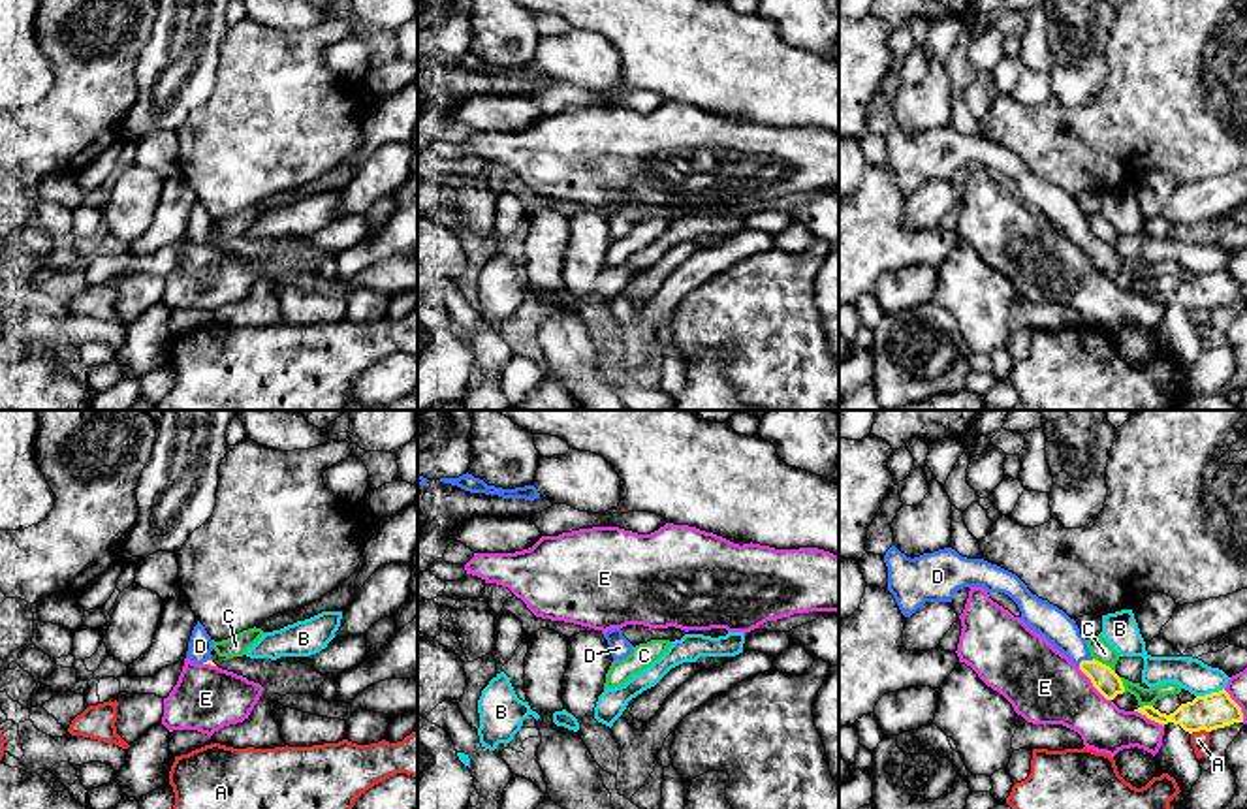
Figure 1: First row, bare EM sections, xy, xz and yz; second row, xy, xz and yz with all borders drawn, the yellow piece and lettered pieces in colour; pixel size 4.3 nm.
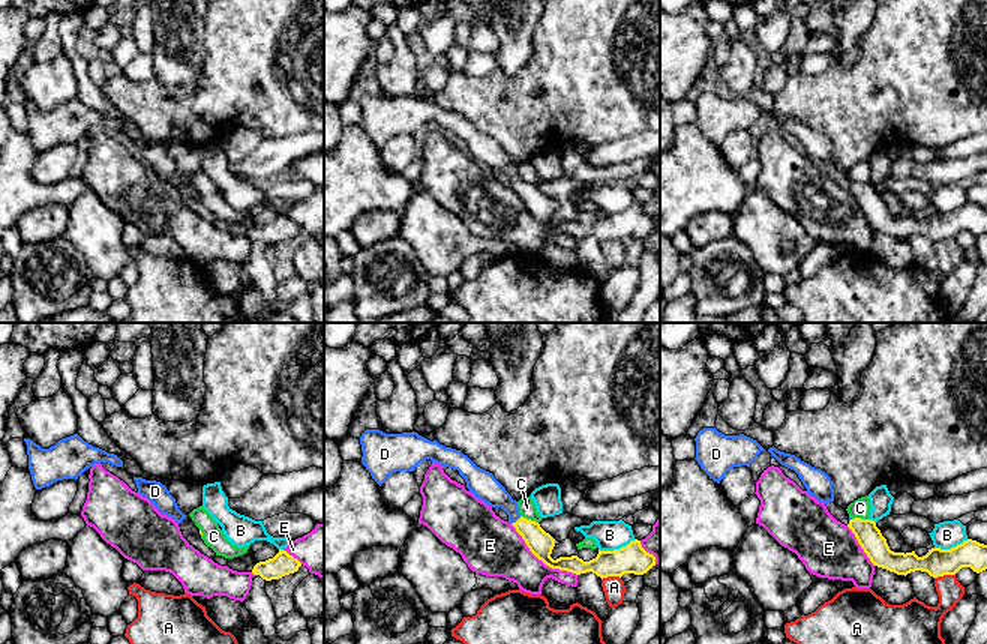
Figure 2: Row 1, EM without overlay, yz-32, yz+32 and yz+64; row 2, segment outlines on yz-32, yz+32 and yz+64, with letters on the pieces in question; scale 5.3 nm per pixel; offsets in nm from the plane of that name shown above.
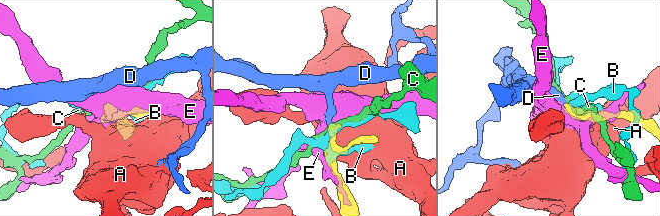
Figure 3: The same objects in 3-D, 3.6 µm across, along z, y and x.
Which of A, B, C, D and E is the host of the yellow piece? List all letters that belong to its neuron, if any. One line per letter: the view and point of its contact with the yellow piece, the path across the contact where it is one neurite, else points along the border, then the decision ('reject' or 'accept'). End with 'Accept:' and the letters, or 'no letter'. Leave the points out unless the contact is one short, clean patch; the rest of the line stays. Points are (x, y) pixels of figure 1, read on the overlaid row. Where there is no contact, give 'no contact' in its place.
A: meets yellow in yz at (1199, 730); reject
B: meets yellow in yz at (1212, 693); reject
C: meets yellow in yz at (1104, 665); reject
D: meets yellow in yz at (1086, 661); runs through yz (1104, 680), (1086, 661), (1046, 619); accept
E: meets yellow in yz at (1093, 685); reject
Accept: D

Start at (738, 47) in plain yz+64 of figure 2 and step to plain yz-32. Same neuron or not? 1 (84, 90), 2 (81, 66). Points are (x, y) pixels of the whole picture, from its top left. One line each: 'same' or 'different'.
1: different
2: different

